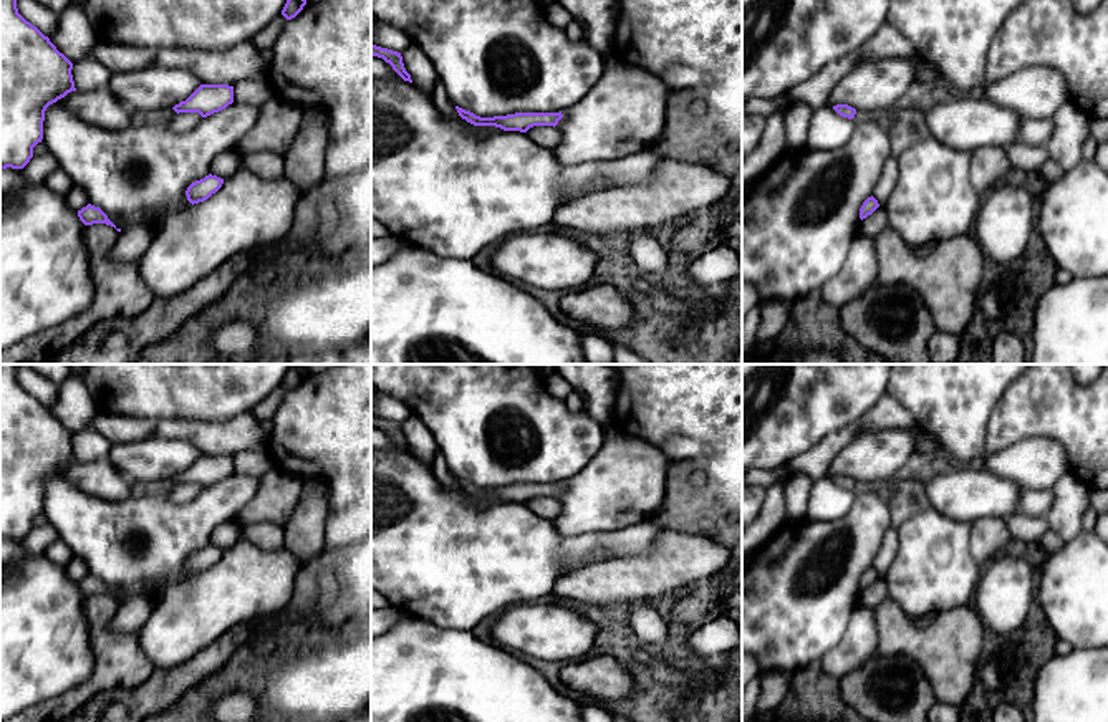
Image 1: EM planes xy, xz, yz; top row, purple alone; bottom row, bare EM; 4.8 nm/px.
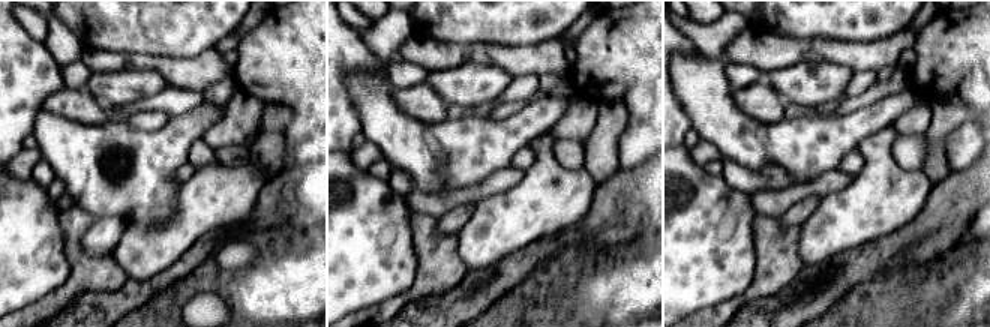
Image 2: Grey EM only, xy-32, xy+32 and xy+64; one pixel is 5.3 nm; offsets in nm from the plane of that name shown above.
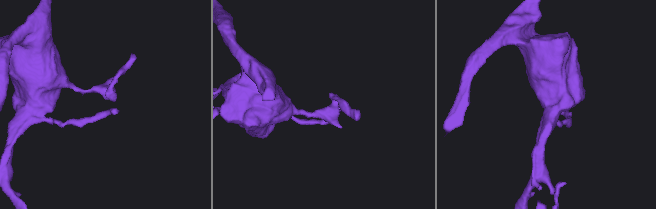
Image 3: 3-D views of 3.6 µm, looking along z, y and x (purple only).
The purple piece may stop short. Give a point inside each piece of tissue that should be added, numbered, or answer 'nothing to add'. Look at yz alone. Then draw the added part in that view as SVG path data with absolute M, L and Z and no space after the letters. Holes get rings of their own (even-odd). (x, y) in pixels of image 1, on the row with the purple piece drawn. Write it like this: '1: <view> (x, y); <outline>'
nothing to add

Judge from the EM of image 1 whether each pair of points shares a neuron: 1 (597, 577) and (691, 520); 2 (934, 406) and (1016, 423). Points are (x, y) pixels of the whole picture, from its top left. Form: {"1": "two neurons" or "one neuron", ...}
{"1": "two neurons", "2": "two neurons"}

